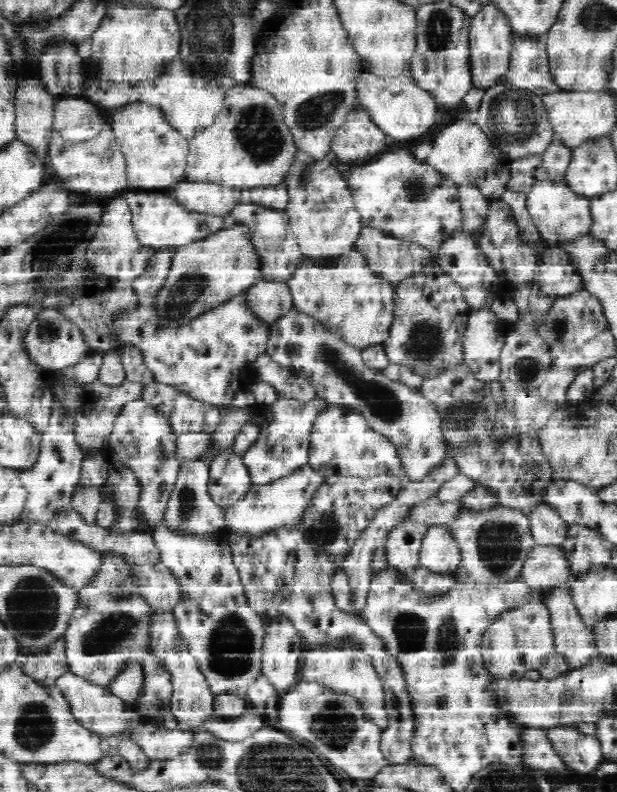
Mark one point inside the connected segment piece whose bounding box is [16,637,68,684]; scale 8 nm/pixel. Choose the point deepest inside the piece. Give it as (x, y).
(46, 668)

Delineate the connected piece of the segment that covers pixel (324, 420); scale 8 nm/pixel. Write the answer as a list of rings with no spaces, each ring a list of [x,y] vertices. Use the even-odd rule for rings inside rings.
[[[327,404],[316,412],[311,432],[309,463],[316,470],[322,470],[327,477],[352,475],[366,478],[382,474],[384,470],[392,470],[394,474],[404,476],[407,481],[396,457],[396,447],[384,435],[378,434],[363,414],[340,405]]]

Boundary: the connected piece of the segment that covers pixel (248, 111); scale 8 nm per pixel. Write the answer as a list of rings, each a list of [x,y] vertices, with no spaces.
[[[238,84],[225,88],[220,112],[214,116],[212,123],[204,126],[198,134],[192,136],[190,156],[187,158],[188,180],[200,182],[224,182],[226,186],[238,186],[246,191],[254,186],[276,186],[284,180],[292,156],[298,149],[283,119],[283,108],[278,99],[254,84]]]

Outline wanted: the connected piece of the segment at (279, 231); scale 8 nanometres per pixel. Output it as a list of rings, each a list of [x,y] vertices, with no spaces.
[[[244,202],[236,207],[232,216],[238,218],[240,225],[246,224],[250,243],[259,261],[260,278],[264,281],[288,281],[296,271],[302,258],[295,234],[289,228],[289,216],[284,210],[272,210],[258,204]]]

